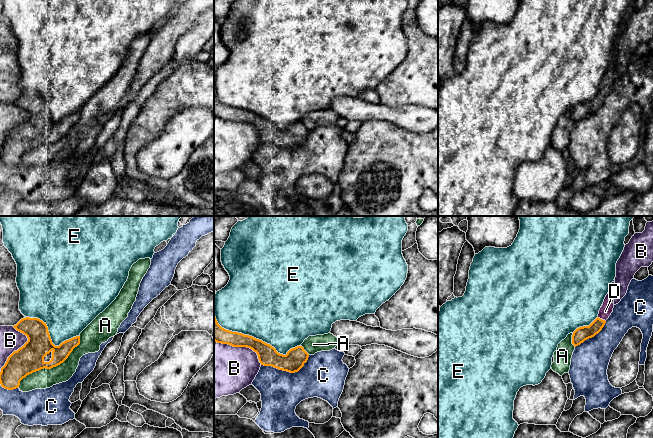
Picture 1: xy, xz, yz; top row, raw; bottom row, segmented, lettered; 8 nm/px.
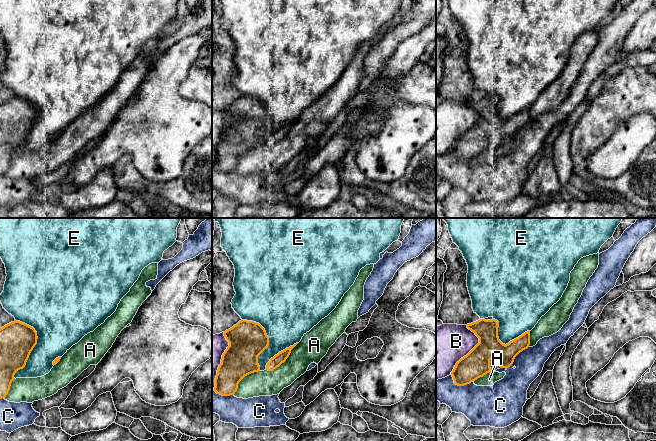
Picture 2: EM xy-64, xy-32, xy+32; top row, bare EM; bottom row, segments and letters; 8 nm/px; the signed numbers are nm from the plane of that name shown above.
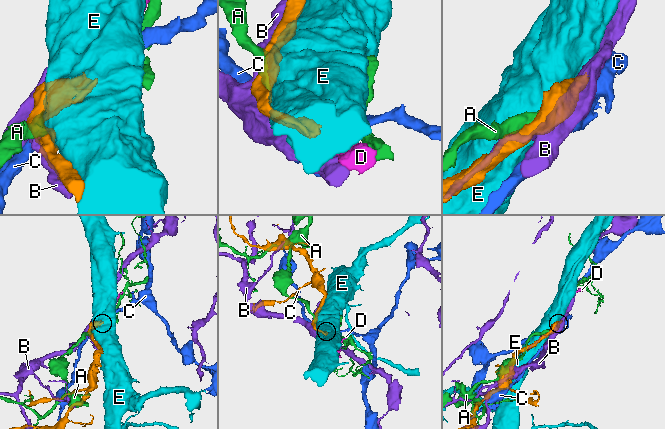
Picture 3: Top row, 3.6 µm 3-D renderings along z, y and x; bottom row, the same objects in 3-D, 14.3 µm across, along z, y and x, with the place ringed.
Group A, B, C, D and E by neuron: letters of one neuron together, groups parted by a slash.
A / B / C / D / E

